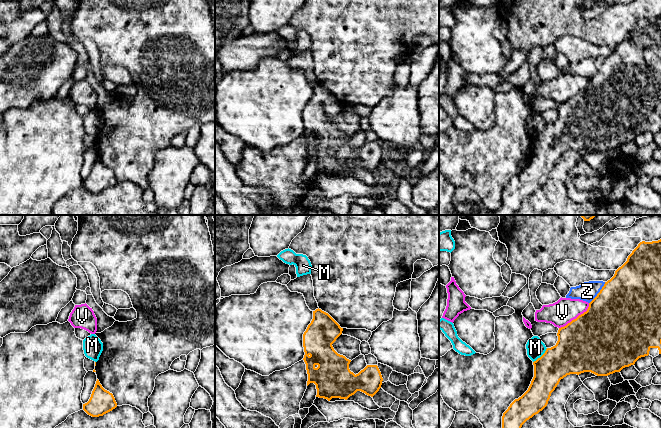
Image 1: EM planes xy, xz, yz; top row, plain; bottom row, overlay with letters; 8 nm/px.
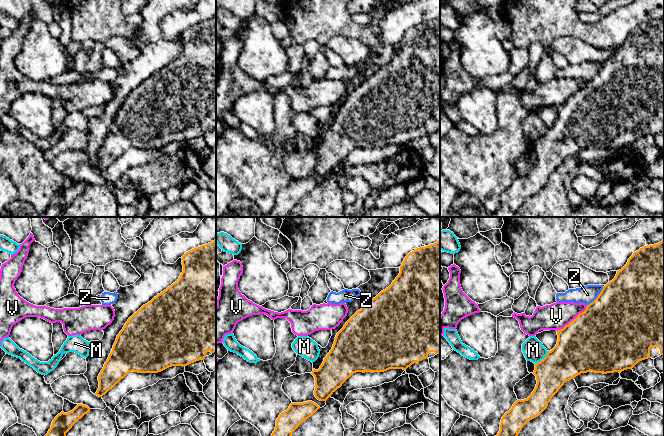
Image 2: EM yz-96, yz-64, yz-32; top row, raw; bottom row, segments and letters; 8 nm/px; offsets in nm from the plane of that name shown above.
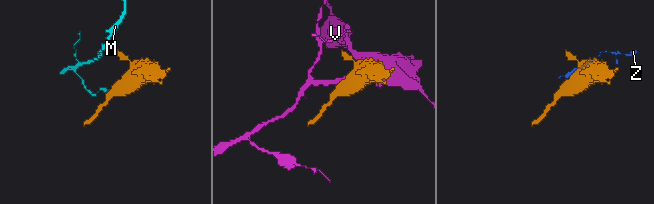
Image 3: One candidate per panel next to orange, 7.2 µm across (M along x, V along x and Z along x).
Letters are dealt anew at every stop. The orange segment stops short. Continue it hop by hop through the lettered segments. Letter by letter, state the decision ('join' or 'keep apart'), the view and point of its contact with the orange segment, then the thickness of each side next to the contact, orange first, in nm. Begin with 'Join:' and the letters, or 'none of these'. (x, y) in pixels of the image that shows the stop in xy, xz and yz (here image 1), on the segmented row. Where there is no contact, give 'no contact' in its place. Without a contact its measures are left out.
Join: none of these
M: keep apart; contact yz (541, 356); calibres 320 and 150 nm
V: keep apart; contact yz (577, 317); calibres 500 and 200 nm
Z: keep apart; contact yz (598, 293); calibres 500 and 160 nm

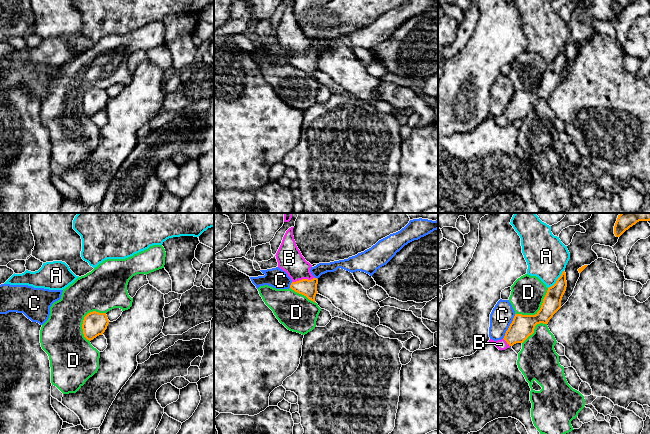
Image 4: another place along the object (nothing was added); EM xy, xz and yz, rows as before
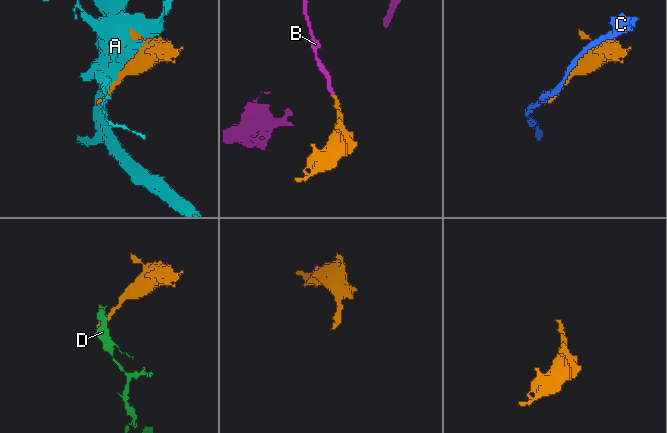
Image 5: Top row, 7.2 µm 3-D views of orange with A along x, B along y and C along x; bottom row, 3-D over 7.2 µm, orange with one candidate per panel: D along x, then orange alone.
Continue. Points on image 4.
Join: B
A: keep apart; contact yz (557, 280); calibres 150 and 340 nm
B: join; contact xz (303, 279); calibres 140 and 200 nm
C: keep apart; contact yz (509, 326); calibres 190 and 180 nm
D: keep apart; contact yz (538, 311); calibres 190 and 260 nm

